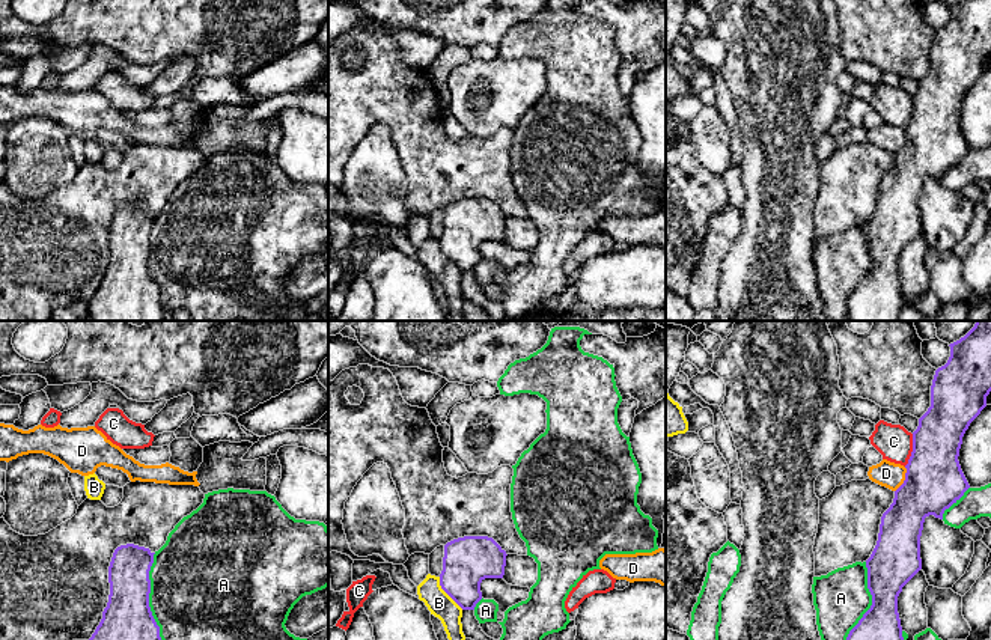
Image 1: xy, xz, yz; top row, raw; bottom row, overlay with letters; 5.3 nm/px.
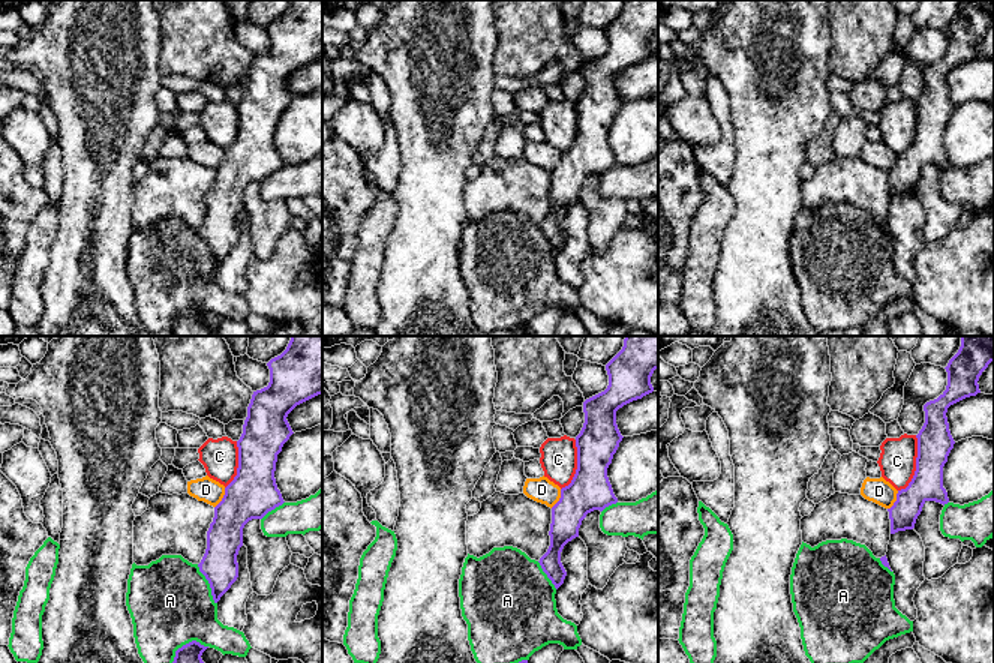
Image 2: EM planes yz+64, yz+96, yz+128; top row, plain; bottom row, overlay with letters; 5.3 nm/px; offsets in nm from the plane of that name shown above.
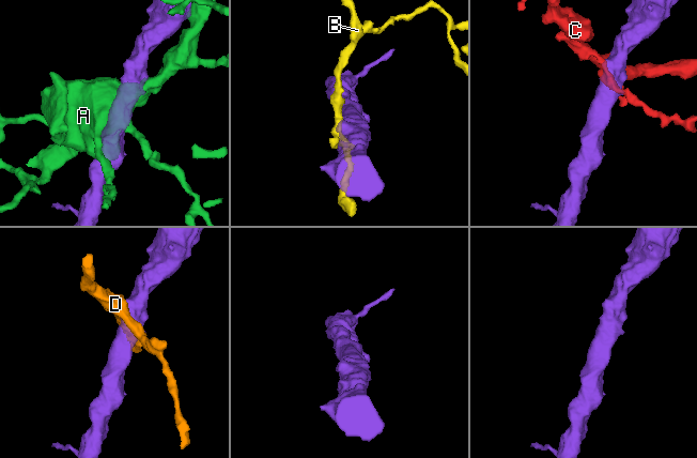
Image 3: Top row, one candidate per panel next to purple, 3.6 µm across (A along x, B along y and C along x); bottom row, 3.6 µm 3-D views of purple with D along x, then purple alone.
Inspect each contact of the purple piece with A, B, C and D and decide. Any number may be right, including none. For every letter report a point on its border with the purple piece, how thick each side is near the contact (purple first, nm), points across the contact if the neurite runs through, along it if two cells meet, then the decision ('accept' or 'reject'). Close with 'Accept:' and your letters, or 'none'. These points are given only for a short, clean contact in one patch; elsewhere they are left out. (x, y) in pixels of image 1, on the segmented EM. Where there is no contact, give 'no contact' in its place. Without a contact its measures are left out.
A: contact xy (148, 597); calibres 260 and 480 nm; reject
B: contact xz (448, 594); calibres 260 and 140 nm; reject
C: contact yz (913, 451); calibres 320 and 190 nm; reject
D: contact yz (905, 479); calibres 320 and 140 nm; border yz (905, 467), (905, 479), (895, 491); reject
Accept: none

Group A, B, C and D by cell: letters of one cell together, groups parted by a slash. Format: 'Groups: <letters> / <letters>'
Groups: A / B / C / D

